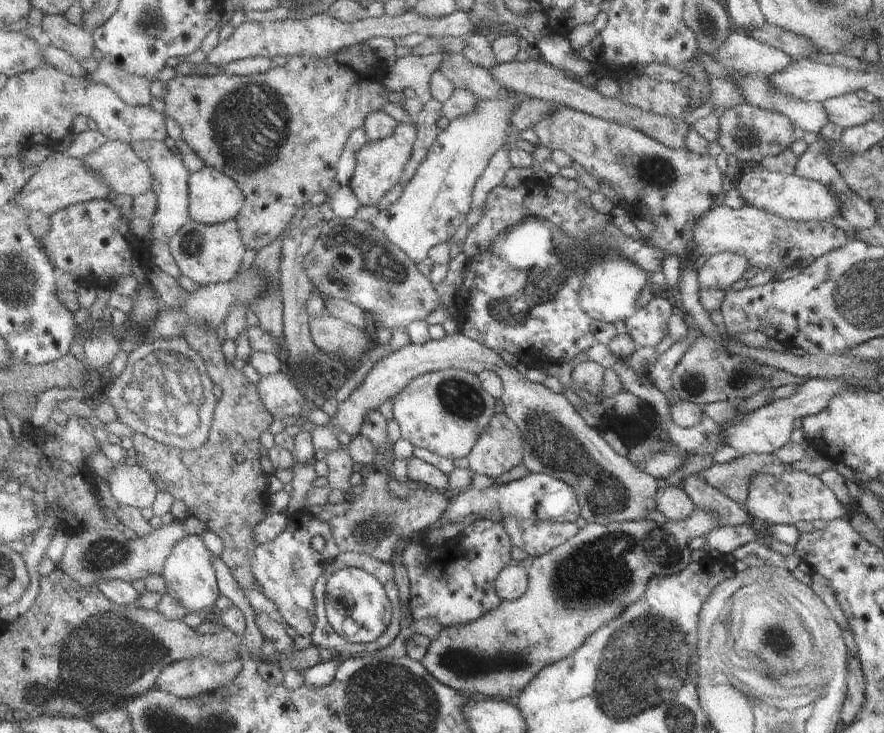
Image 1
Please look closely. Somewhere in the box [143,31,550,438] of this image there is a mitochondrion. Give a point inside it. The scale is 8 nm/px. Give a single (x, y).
(248, 126)

